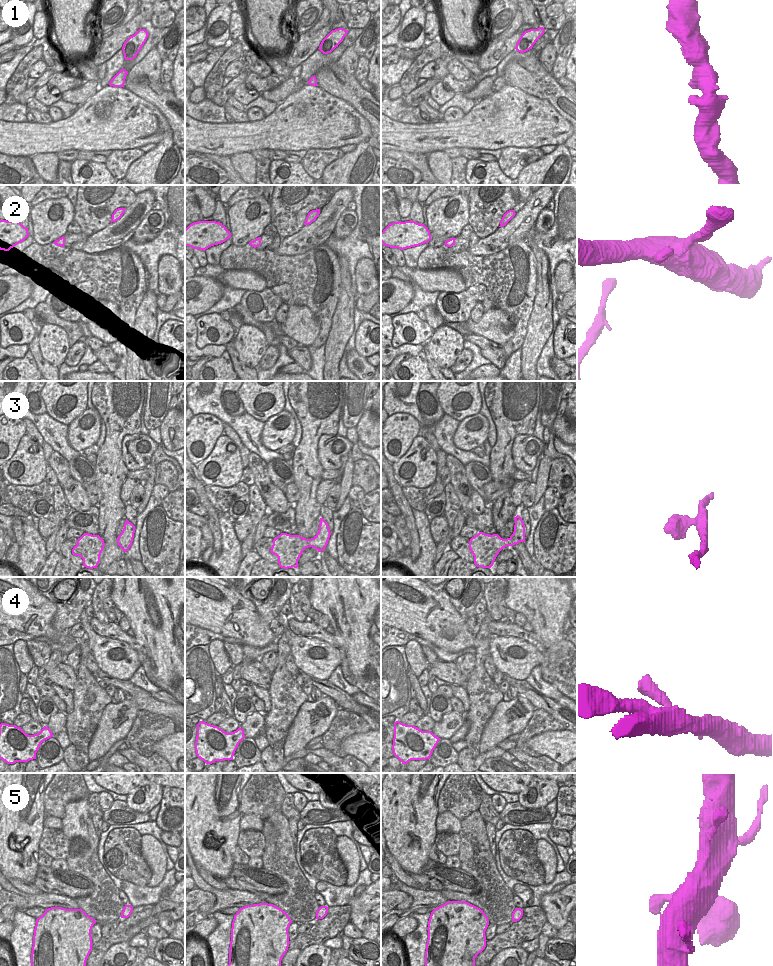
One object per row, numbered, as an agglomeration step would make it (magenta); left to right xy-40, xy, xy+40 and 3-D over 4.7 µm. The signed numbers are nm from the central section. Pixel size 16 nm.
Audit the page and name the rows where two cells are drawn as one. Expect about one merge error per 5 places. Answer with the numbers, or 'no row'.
no row

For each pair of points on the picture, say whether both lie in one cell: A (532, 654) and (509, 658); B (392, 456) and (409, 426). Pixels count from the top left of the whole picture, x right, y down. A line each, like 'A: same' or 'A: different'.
A: same
B: same

